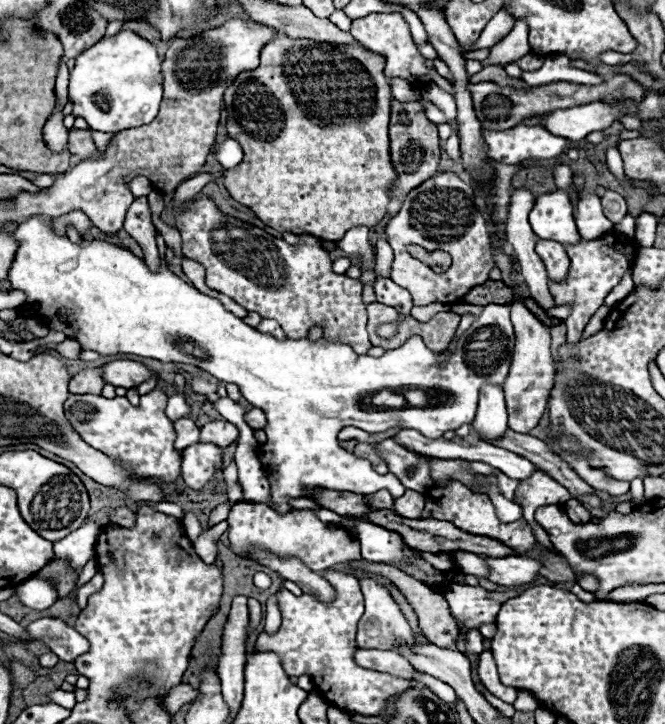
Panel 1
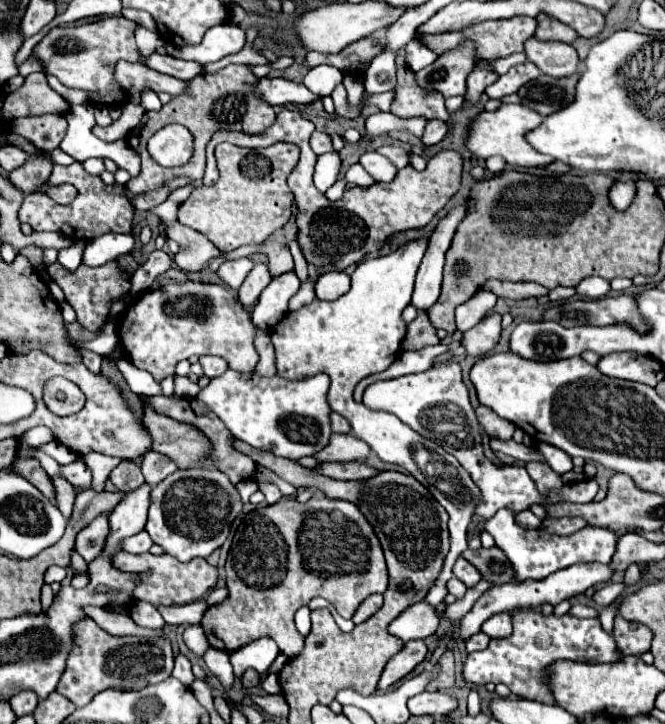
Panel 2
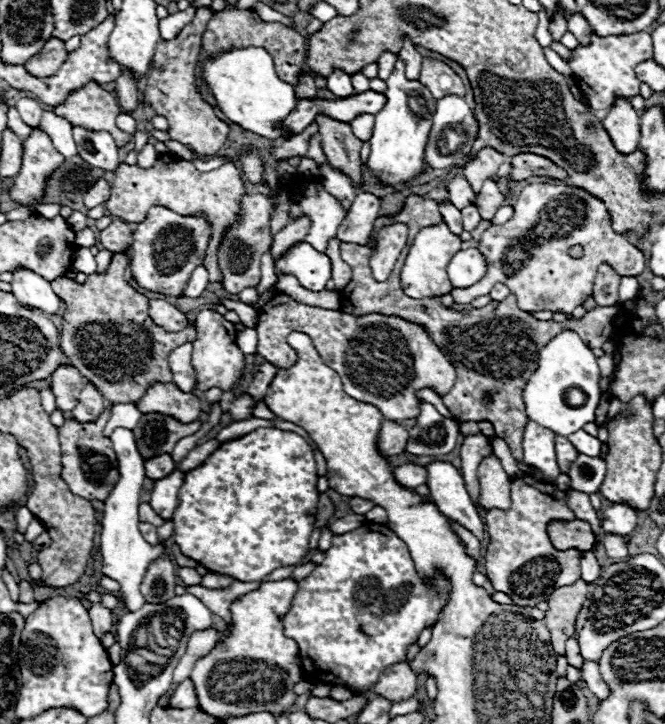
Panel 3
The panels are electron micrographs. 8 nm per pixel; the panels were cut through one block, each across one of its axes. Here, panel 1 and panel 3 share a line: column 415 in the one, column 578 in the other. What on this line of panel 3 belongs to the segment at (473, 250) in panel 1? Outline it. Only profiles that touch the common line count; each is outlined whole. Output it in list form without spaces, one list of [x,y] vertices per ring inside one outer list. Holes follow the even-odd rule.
[[[552,184],[524,186],[524,190],[520,192],[520,196],[514,204],[514,216],[502,226],[490,226],[482,234],[478,250],[484,254],[484,258],[488,262],[488,272],[472,288],[458,288],[458,290],[452,288],[452,298],[456,304],[470,304],[474,298],[488,294],[496,282],[502,282],[516,296],[518,308],[522,308],[526,312],[552,310],[552,312],[572,314],[572,310],[576,306],[580,306],[588,294],[592,294],[594,274],[602,262],[608,262],[620,276],[638,276],[646,268],[644,254],[636,246],[632,246],[624,236],[620,236],[612,230],[610,216],[598,198],[590,196],[586,190],[580,190],[574,186],[562,186],[562,184],[560,186],[552,186]],[[576,244],[580,244],[584,248],[582,258],[572,258],[568,254],[568,248],[576,246]]]

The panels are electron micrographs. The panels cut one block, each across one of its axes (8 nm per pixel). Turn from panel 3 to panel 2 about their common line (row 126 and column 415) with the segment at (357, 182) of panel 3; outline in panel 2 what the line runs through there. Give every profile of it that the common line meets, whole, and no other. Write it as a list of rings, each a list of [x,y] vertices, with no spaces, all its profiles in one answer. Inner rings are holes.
[[[420,312],[418,318],[408,324],[408,332],[402,342],[402,350],[420,350],[424,346],[434,346],[438,342],[441,340],[438,340],[436,330],[432,328],[428,316],[424,312]]]

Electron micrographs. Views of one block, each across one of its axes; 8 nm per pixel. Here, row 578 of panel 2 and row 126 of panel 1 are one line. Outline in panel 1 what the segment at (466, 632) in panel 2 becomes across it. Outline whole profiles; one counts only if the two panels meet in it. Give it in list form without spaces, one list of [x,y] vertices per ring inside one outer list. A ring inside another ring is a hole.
[[[590,102],[584,106],[558,108],[544,114],[534,114],[522,124],[542,124],[554,136],[566,136],[568,140],[582,140],[590,132],[606,130],[622,116],[620,108],[612,108],[604,102]]]

